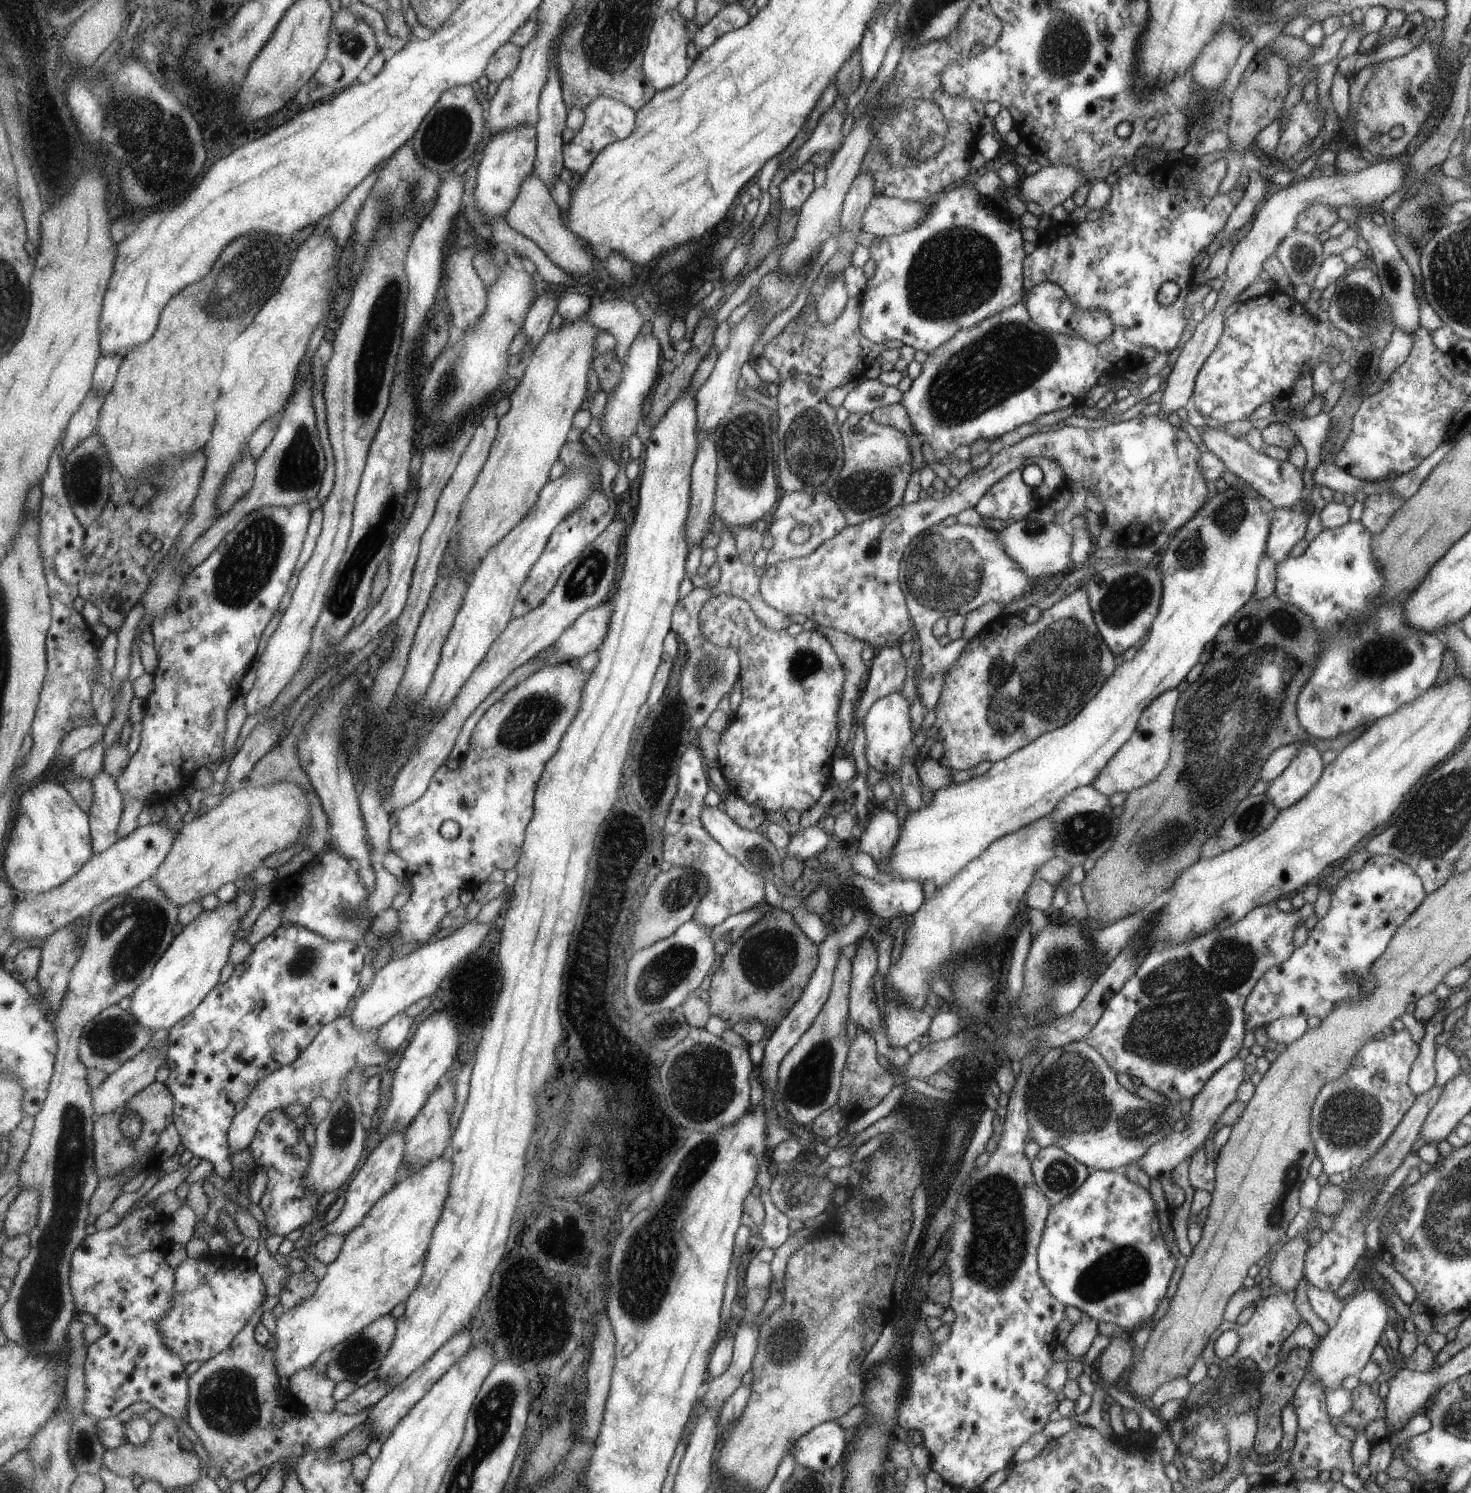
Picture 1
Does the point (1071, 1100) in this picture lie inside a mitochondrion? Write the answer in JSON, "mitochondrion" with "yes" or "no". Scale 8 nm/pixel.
{"mitochondrion":"yes"}

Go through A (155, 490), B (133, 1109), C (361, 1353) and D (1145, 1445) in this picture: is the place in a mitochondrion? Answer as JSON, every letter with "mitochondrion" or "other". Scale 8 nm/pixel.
{"A":"mitochondrion","B":"other","C":"mitochondrion","D":"other"}

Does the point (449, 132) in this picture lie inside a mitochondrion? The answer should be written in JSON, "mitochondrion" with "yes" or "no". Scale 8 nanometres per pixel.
{"mitochondrion":"yes"}

